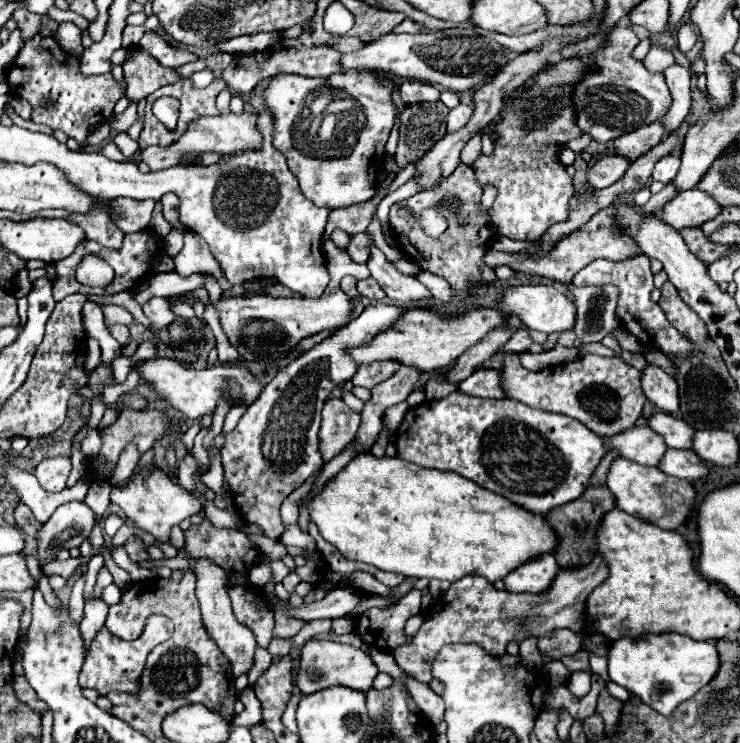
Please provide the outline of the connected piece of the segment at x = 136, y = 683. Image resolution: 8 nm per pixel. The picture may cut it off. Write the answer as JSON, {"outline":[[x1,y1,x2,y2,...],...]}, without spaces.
{"outline":[[152,616,146,622,144,634,138,640,126,642,102,626,96,632,96,636,90,644,88,656,84,660,84,666,80,672,80,686,96,690,100,696,106,696,110,692,126,692,126,694,136,696,140,692,140,676,142,676,142,670,146,664,146,656,152,652,154,646,166,642,172,636,172,630,174,630,174,626,166,616]]}

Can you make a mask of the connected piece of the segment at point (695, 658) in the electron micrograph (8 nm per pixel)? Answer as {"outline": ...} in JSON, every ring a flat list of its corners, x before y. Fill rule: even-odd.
{"outline":[[648,634,640,638,620,638,612,642,608,652,610,680,624,686,634,696,638,696,644,704,648,704,650,708,654,708,664,716,670,716,680,702,692,698,702,686,706,686,716,676,718,668,720,668,720,656,712,642,698,642,682,634]]}

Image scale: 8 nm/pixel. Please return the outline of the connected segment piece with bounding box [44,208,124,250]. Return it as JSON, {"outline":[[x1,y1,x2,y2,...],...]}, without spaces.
{"outline":[[96,208,90,214,68,214,64,210,46,210,44,218,68,218,74,220,78,226,82,226,82,230,86,232,88,240,94,240,106,248,120,248,122,240,124,240,124,232,110,220,110,216]]}

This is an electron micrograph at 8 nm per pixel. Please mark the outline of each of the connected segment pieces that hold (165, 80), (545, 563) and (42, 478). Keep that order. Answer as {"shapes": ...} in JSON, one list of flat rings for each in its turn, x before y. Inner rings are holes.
{"shapes":[[[131,47,128,60,124,62,124,78,126,78,126,96,136,102,156,92,158,88,176,82,180,76,174,68,162,68,158,60,148,56,144,50]],[[544,554,510,572,504,578,504,584,508,592,546,592,556,572,558,572,556,558,552,554,550,556]],[[64,456,46,458,38,464,36,478,46,492,60,492,66,488,66,480,68,480,70,470,72,470,70,458,64,458]]]}

